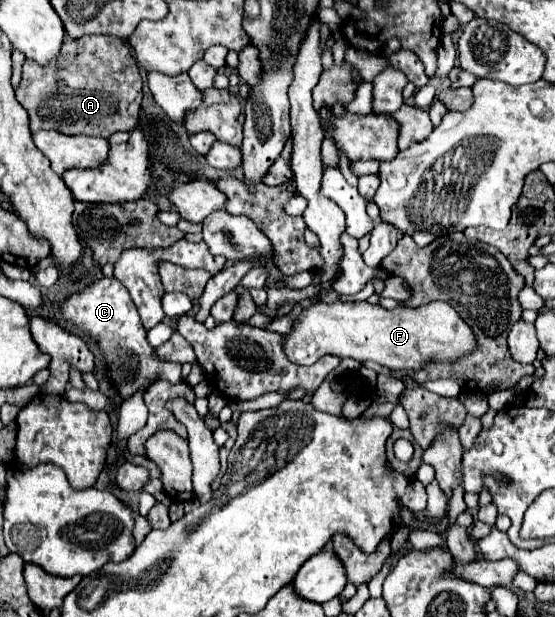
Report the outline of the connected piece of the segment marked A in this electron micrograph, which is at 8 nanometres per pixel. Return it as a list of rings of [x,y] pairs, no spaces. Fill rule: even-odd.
[[[98,34],[82,36],[78,40],[64,42],[62,56],[50,66],[38,66],[34,60],[26,60],[22,66],[22,82],[16,88],[16,100],[28,112],[32,132],[56,130],[70,136],[86,134],[110,138],[114,132],[132,132],[136,128],[142,102],[142,78],[130,48],[120,38]]]

